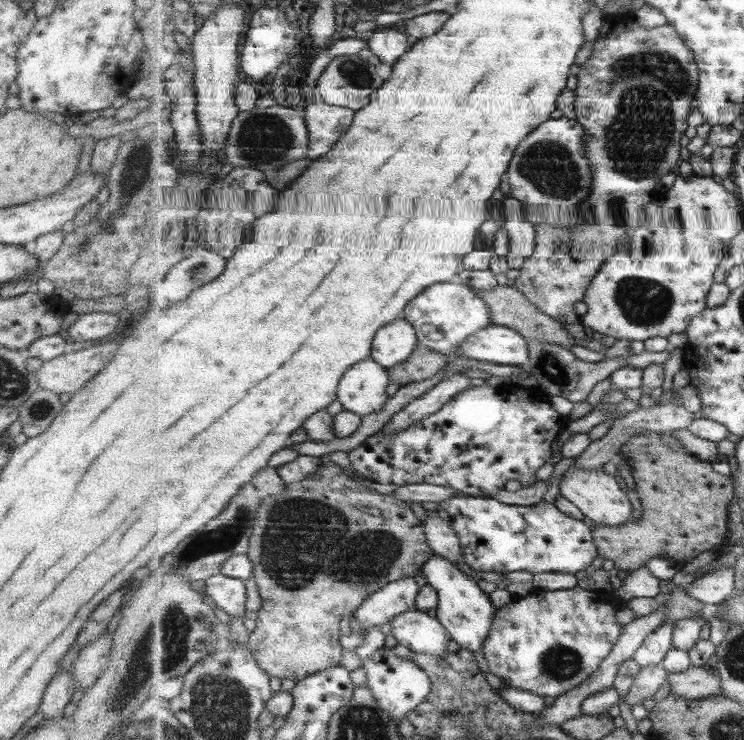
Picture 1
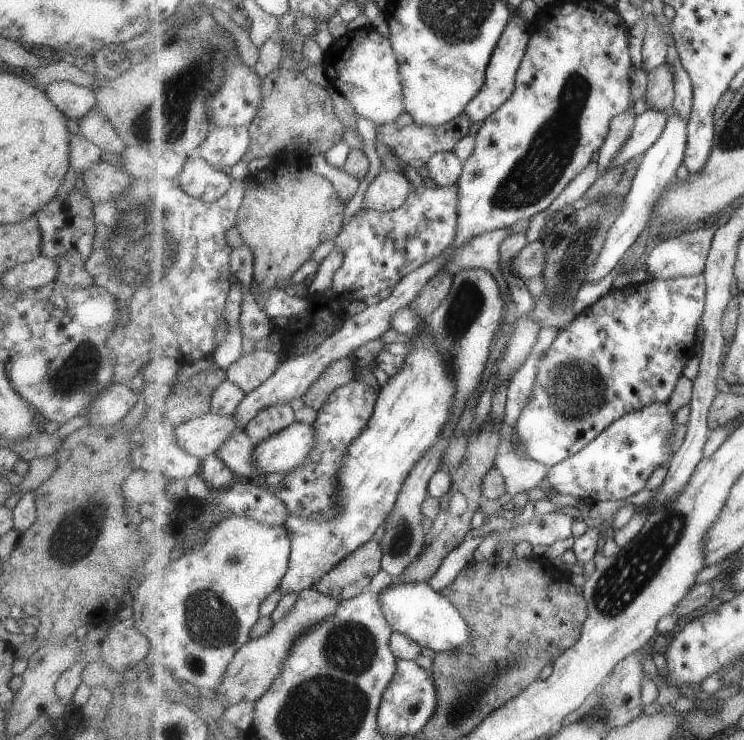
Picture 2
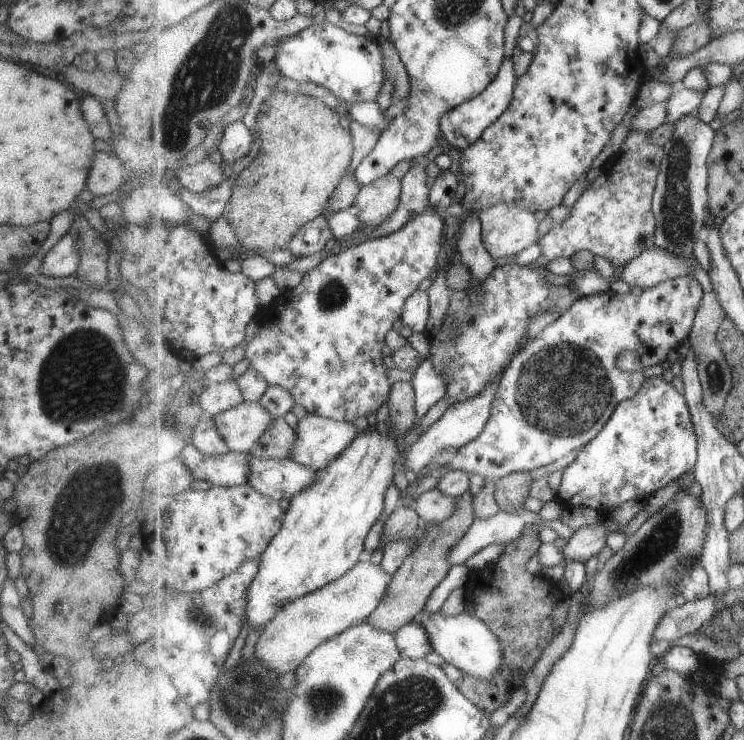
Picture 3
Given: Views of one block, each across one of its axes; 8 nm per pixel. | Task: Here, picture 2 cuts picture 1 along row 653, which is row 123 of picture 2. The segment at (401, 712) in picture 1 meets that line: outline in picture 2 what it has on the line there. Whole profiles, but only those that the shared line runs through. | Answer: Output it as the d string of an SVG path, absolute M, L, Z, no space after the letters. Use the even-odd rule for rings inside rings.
M361 27L337 39L327 50L323 66L330 84L351 102L359 117L371 120L377 128L395 122L401 112L406 112L404 86L392 41L375 28Z

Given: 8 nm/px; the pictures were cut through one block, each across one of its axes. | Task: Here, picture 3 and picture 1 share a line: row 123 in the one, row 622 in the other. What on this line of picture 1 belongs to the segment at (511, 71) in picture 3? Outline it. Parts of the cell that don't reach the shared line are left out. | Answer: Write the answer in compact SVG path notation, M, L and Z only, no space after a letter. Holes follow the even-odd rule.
M434 554L427 560L420 571L425 580L437 589L440 603L436 609L436 617L449 632L452 640L463 649L482 652L494 626L495 614L498 611L488 594L485 594L479 582L475 582L457 568L449 559Z

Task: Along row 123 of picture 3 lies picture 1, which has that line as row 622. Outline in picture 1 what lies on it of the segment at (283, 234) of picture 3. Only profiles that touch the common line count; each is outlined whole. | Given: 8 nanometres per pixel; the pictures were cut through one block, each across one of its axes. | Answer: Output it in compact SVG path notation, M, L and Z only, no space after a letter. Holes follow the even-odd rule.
M323 455L319 457L319 460L321 460L319 469L303 481L287 483L287 491L279 494L264 495L248 552L249 558L255 563L253 579L256 581L261 598L261 606L256 612L256 629L250 634L248 650L252 652L257 663L269 673L269 676L279 679L289 678L295 682L305 680L311 674L340 666L345 650L340 642L341 632L338 631L341 620L345 616L354 616L355 611L361 607L365 599L390 582L414 577L420 573L427 560L434 555L433 547L429 545L426 536L424 524L413 514L410 503L406 503L393 494L380 494L377 490L354 480L353 477L347 477L347 474L343 472L343 467L331 462L329 455Z

